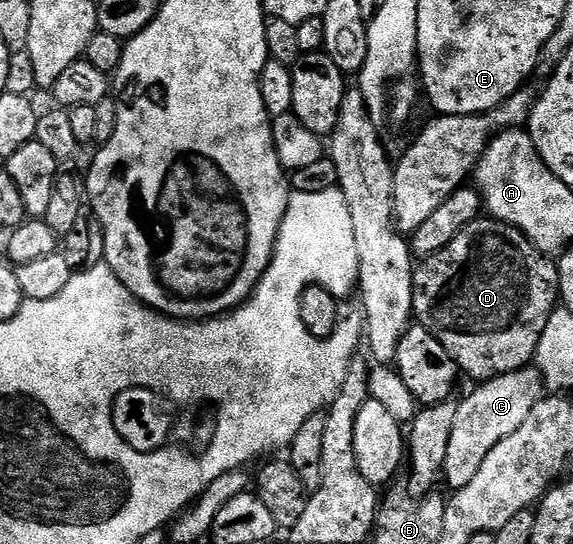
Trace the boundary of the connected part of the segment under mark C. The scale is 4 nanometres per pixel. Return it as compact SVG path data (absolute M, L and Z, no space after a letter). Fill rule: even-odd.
M526 369L514 370L512 374L502 374L487 382L479 382L476 390L459 402L457 421L453 424L453 436L449 440L449 452L445 456L442 473L452 491L465 488L465 484L477 476L477 468L481 468L485 456L489 456L489 452L493 452L493 448L497 448L505 436L513 436L513 432L521 428L521 423L539 403L540 379L534 373L527 373Z

